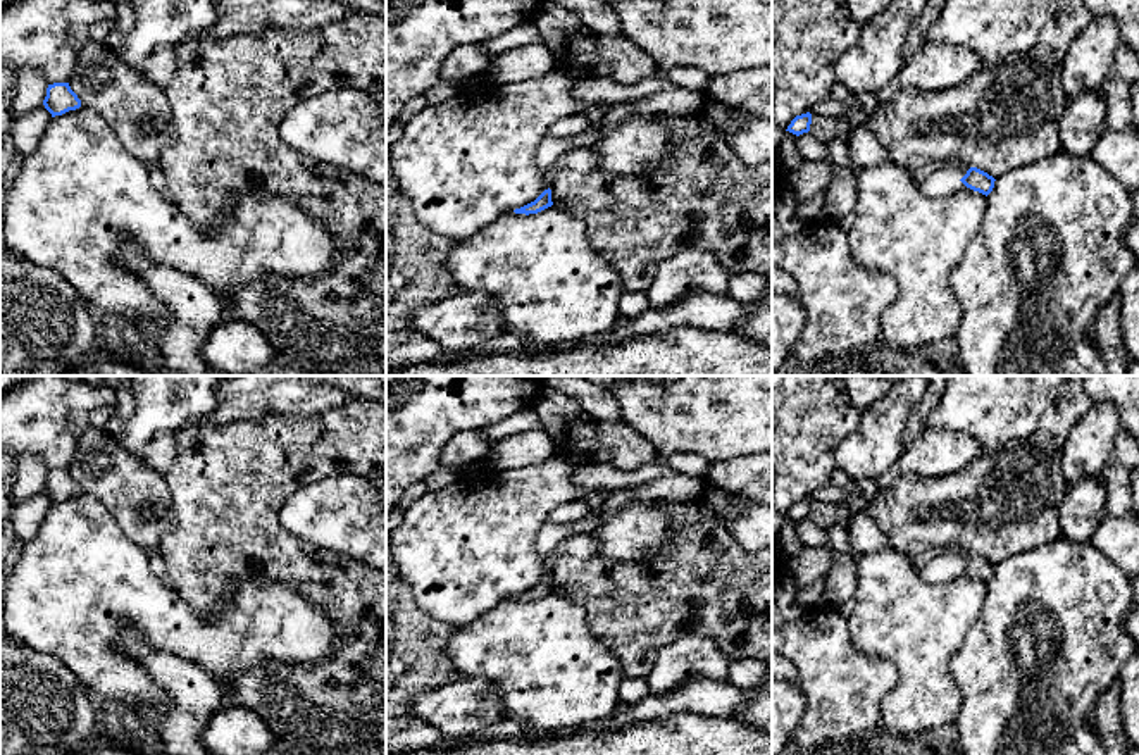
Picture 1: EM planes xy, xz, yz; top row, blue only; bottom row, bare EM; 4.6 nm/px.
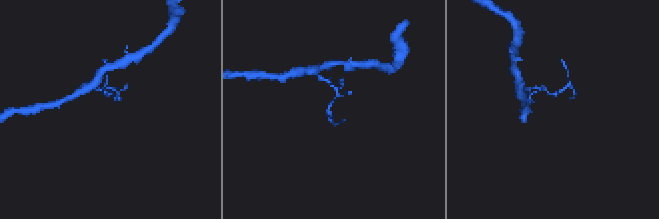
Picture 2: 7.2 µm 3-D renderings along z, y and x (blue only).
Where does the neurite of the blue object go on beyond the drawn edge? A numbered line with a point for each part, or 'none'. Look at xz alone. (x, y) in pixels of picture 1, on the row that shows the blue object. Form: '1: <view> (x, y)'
none

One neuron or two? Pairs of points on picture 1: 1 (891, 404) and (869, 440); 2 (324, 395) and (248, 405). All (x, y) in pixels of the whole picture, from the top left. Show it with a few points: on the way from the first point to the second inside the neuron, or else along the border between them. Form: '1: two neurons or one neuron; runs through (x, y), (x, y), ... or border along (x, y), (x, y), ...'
1: one neuron; runs through (891, 412), (877, 431)
2: one neuron; runs through (305, 395), (267, 395)

